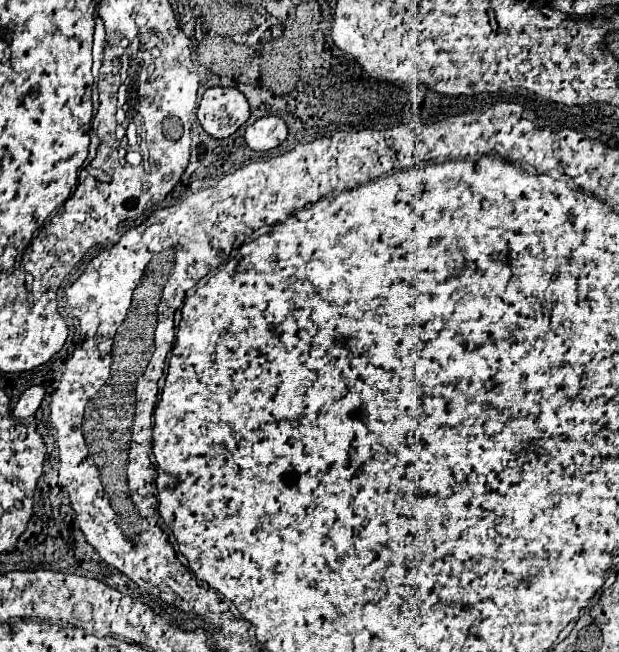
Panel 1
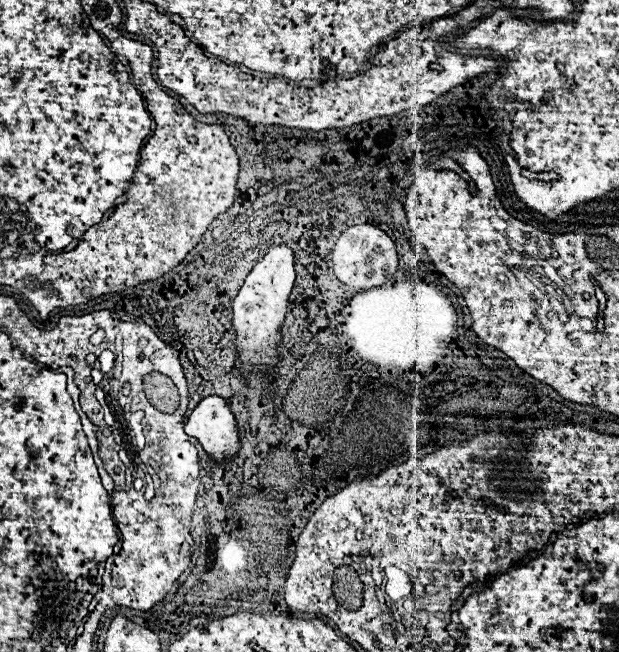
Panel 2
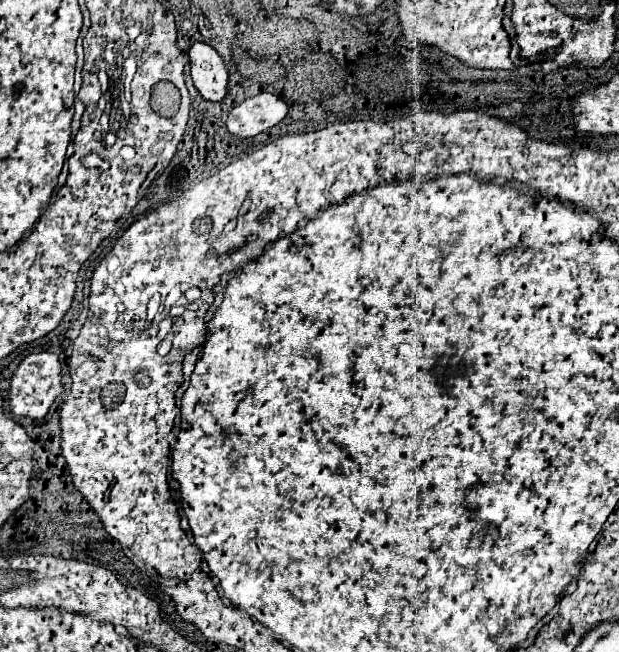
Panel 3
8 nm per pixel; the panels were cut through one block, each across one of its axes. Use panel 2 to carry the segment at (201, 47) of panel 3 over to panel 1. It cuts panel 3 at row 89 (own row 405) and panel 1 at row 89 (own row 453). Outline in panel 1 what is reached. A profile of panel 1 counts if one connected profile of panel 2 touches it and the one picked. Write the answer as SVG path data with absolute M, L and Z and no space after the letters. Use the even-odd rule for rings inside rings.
M208 88L198 106L198 120L214 138L234 134L248 120L248 116L248 100L238 88Z

